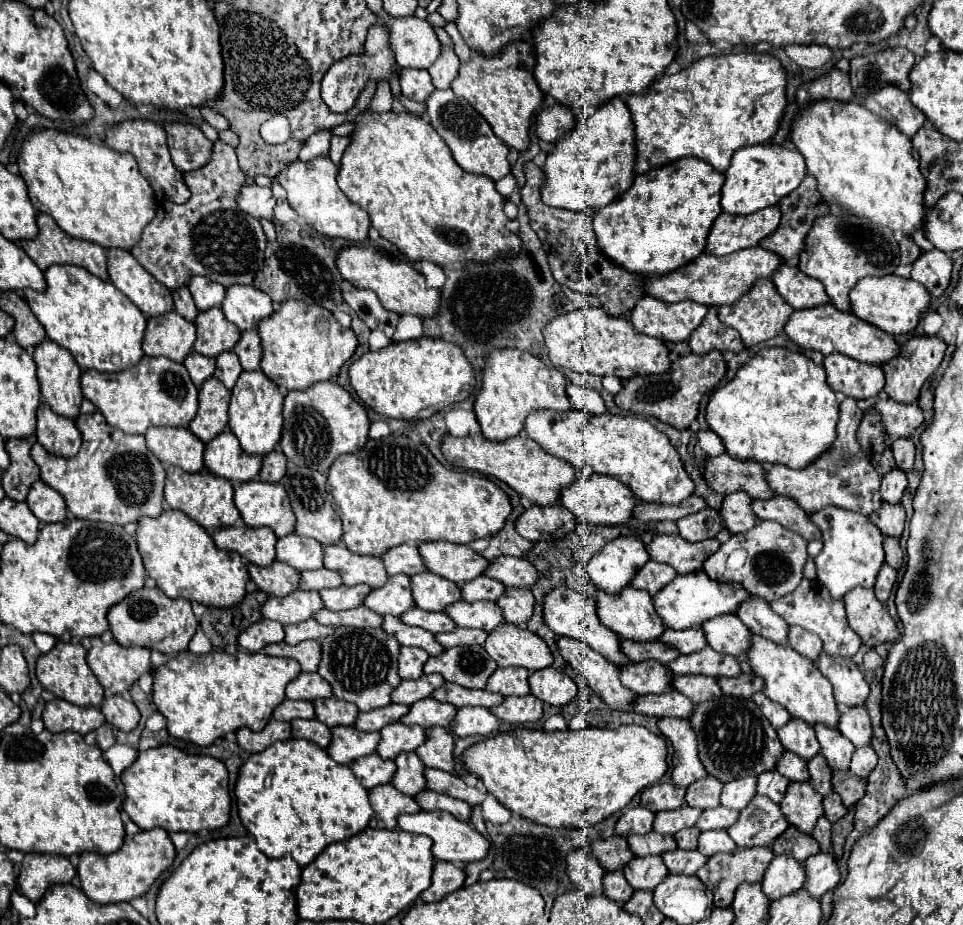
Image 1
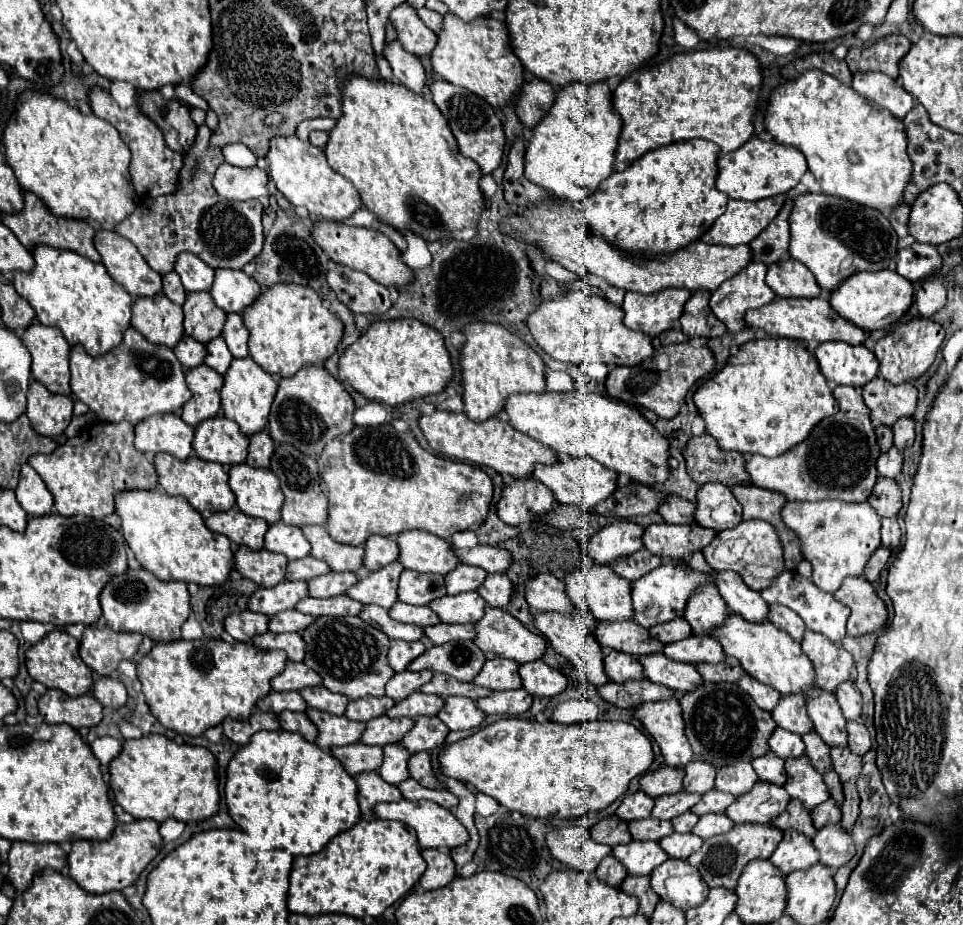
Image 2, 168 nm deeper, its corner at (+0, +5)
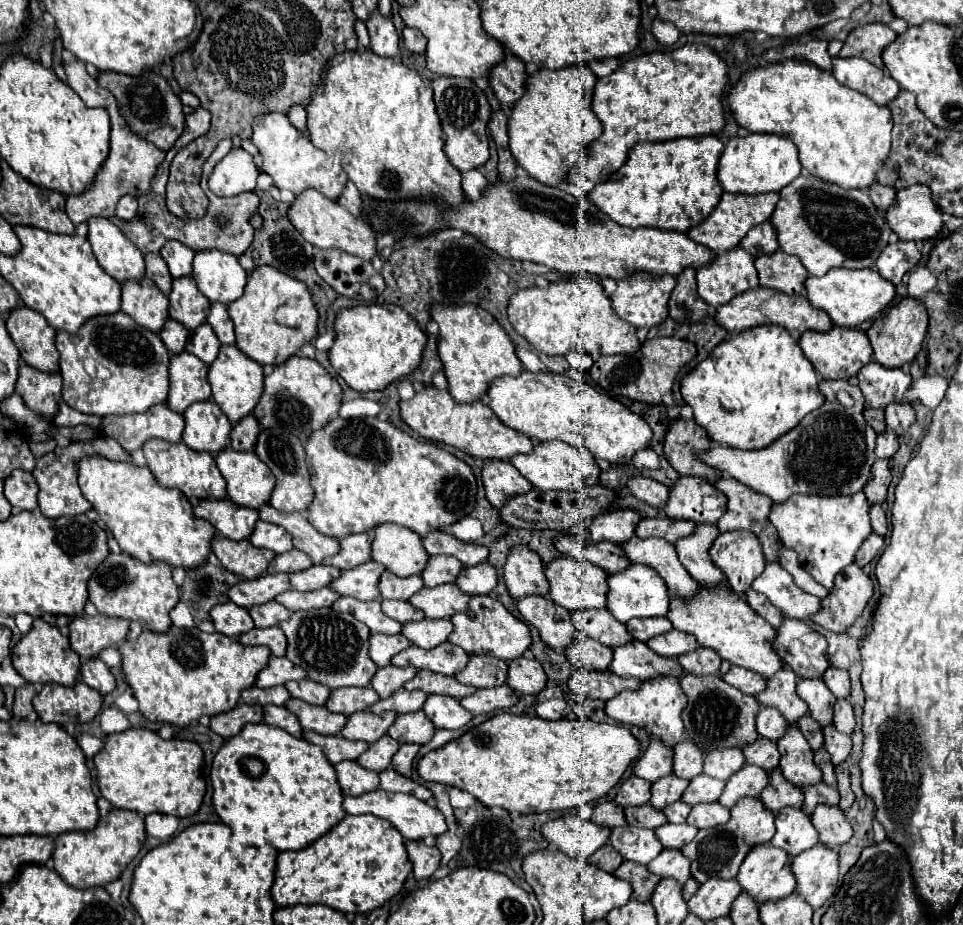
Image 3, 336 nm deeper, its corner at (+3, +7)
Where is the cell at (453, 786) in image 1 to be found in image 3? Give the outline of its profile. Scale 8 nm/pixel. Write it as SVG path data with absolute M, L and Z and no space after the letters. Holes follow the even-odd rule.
M408 743L408 745L402 745L398 749L398 753L394 755L392 759L392 767L404 775L404 777L412 777L412 765L414 765L414 757L416 757L416 751L418 747L414 743Z

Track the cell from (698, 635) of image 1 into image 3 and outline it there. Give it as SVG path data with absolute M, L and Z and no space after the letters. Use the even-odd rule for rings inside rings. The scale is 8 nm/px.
M650 617L650 619L632 619L626 623L630 635L642 643L646 643L648 639L668 633L672 629L672 623L668 621L668 617Z

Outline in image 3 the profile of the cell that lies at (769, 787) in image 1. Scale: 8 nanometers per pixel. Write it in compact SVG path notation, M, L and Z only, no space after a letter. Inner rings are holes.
M760 737L756 743L752 743L752 745L746 745L744 749L744 757L746 757L746 763L750 763L750 765L758 765L758 767L762 767L764 771L772 771L772 769L776 769L778 767L778 763L780 763L780 753L778 753L778 749L776 749L776 743L774 741L770 741L770 739L764 739L764 737Z

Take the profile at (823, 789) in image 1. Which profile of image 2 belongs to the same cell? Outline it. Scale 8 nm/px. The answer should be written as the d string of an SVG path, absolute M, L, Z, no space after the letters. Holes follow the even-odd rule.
M811 731L807 735L803 735L803 743L805 743L805 753L809 755L813 767L823 773L823 771L829 771L831 769L831 759L829 759L829 747L827 743L823 743L823 739Z

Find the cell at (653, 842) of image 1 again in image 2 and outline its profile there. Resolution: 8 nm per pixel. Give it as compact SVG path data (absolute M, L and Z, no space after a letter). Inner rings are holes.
M655 817L647 819L633 819L629 823L629 833L633 839L645 839L645 841L659 841L665 835L673 833L671 821L661 821Z

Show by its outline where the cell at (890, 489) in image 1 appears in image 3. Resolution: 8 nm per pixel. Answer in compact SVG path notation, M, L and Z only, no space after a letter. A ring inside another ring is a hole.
M886 429L886 431L880 433L878 439L876 439L876 457L890 461L896 451L898 451L898 437L896 437L894 431Z

